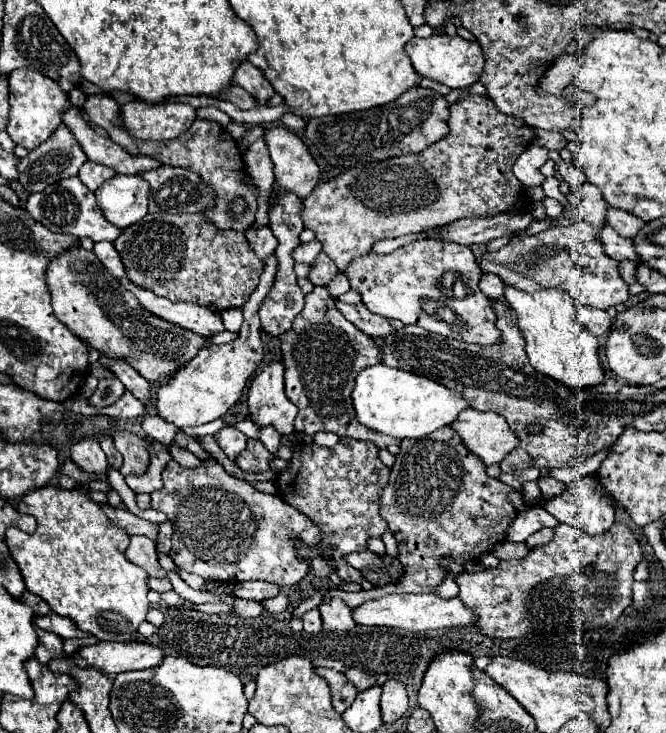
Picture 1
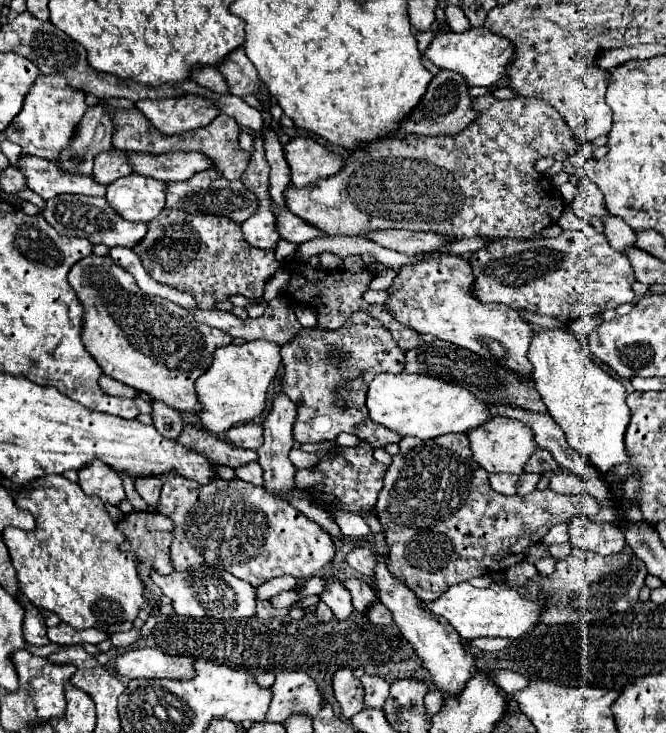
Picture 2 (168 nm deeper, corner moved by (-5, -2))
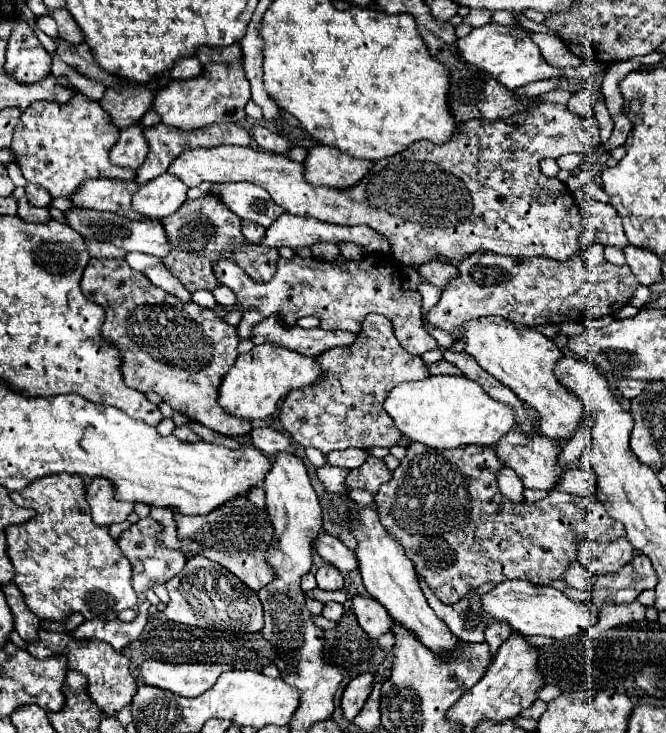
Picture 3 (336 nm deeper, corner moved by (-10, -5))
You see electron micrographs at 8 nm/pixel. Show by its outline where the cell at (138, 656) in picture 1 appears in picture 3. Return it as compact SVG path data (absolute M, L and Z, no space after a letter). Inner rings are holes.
M146 659L140 665L140 677L146 685L168 689L182 697L198 697L210 689L220 673L230 669L228 665L218 663L184 663L172 665L154 659Z

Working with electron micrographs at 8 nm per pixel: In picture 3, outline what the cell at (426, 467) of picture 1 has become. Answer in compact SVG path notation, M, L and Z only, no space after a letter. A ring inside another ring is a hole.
M412 443L406 449L406 457L400 461L400 465L394 469L394 477L384 483L380 487L380 491L376 493L376 505L378 505L378 513L380 513L380 523L384 525L384 529L388 529L390 537L394 537L396 541L400 541L400 545L406 551L406 557L414 563L416 573L428 583L428 587L432 589L432 593L446 605L460 601L468 589L476 589L480 585L484 585L486 581L494 581L494 583L502 583L506 579L526 579L530 583L538 583L538 585L550 585L552 579L562 579L562 573L566 569L566 565L578 557L578 545L574 543L576 535L582 535L588 541L614 541L618 537L624 535L624 527L618 521L612 521L612 517L608 517L604 505L600 505L598 497L578 497L578 495L568 495L568 493L558 493L558 491L550 491L550 495L538 503L512 503L508 501L496 485L496 473L502 469L500 459L496 457L494 449L484 449L480 445L462 445L456 449L430 449L422 443Z

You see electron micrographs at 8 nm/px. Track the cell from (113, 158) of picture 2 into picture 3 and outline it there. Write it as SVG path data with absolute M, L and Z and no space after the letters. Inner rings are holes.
M132 125L132 127L126 127L120 131L120 139L110 149L110 161L114 165L136 171L144 163L146 153L148 153L148 143L142 135L142 127Z

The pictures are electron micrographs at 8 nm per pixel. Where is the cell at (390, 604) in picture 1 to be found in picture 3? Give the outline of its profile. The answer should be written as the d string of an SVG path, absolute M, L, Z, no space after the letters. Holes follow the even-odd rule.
M504 581L482 595L480 603L482 613L472 609L466 613L466 629L472 629L472 617L478 617L484 627L488 627L486 619L490 619L494 623L508 623L510 629L520 635L546 635L554 639L564 639L568 635L576 635L584 629L594 627L598 621L598 613L592 609L592 605L574 603L562 591L550 585L532 585L530 581Z

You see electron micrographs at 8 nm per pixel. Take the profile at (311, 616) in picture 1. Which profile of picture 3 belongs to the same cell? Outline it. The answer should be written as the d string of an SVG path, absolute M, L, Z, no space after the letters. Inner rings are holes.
M326 603L322 615L330 621L340 621L344 615L344 605L342 603Z

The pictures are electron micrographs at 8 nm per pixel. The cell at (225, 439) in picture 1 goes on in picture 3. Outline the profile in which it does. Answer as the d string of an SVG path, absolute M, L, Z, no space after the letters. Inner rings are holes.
M260 427L260 429L252 429L248 433L248 441L252 447L260 449L266 455L274 455L278 451L288 451L292 453L292 441L288 437L284 437L280 431L272 429L272 427Z

